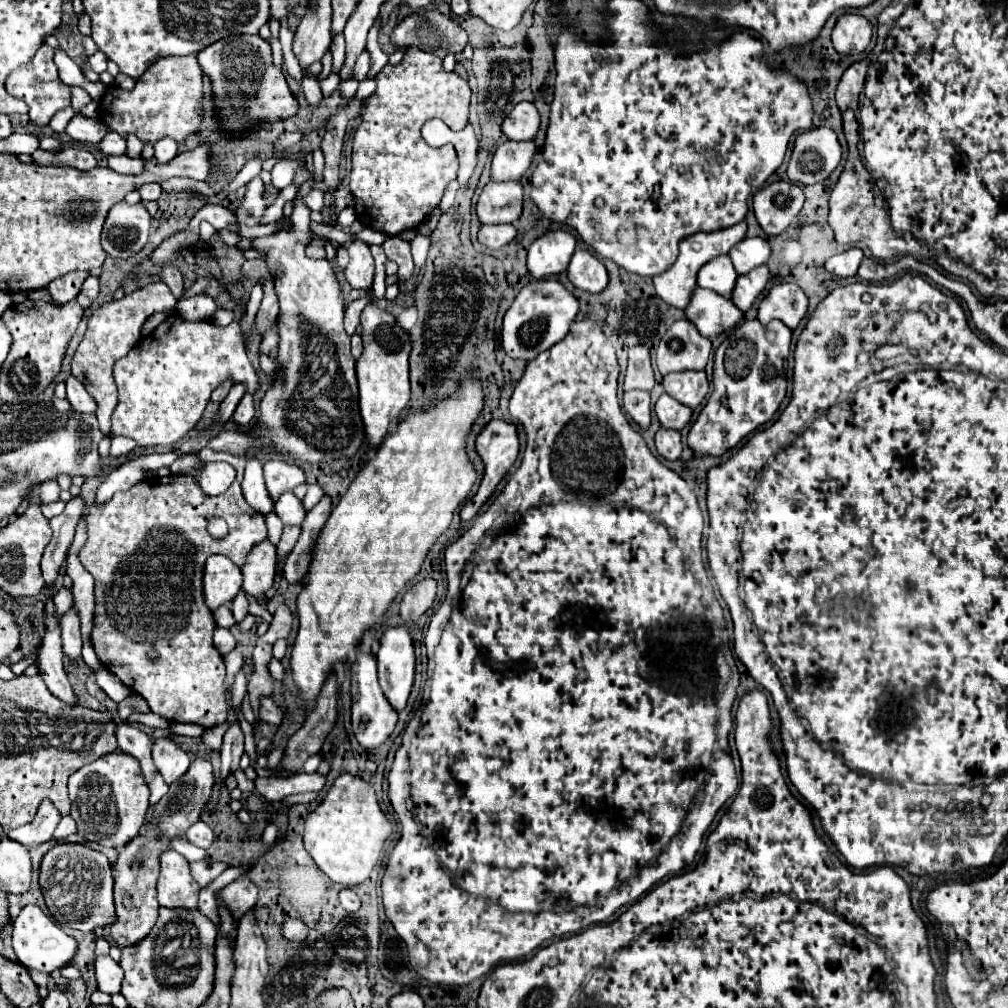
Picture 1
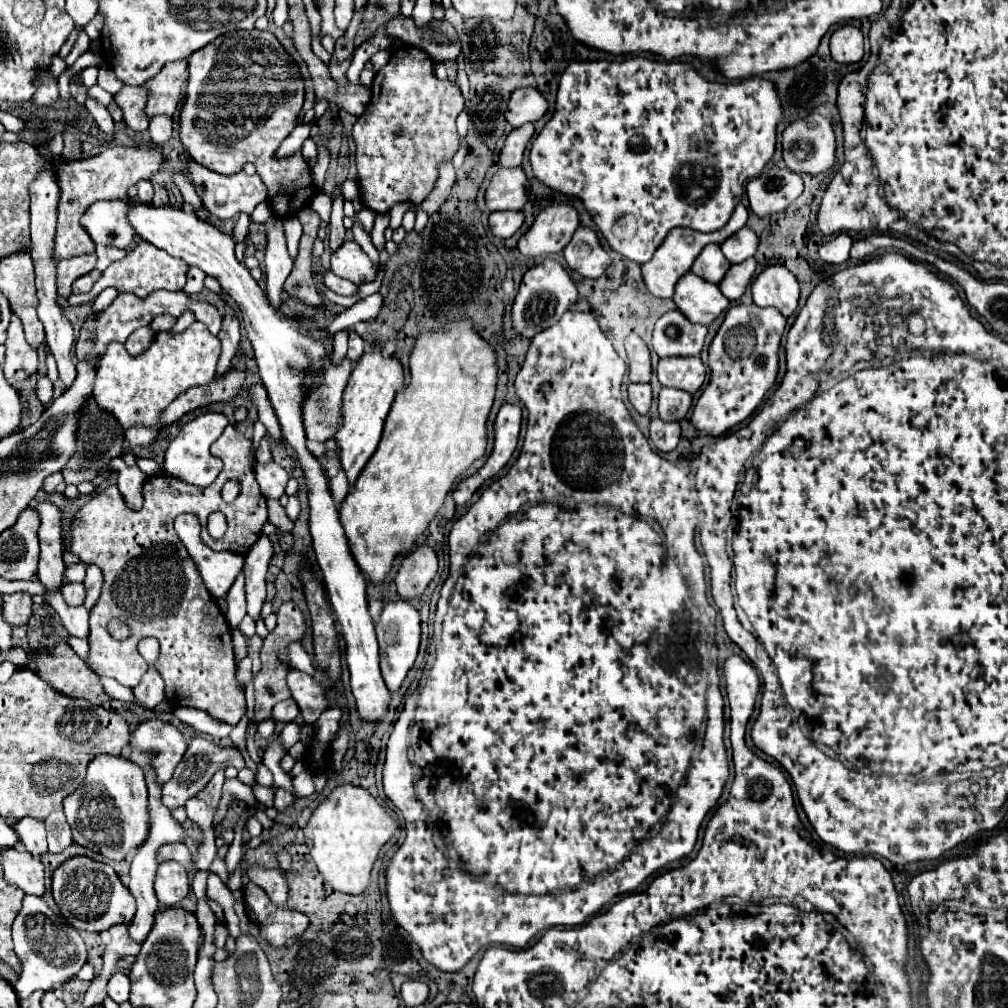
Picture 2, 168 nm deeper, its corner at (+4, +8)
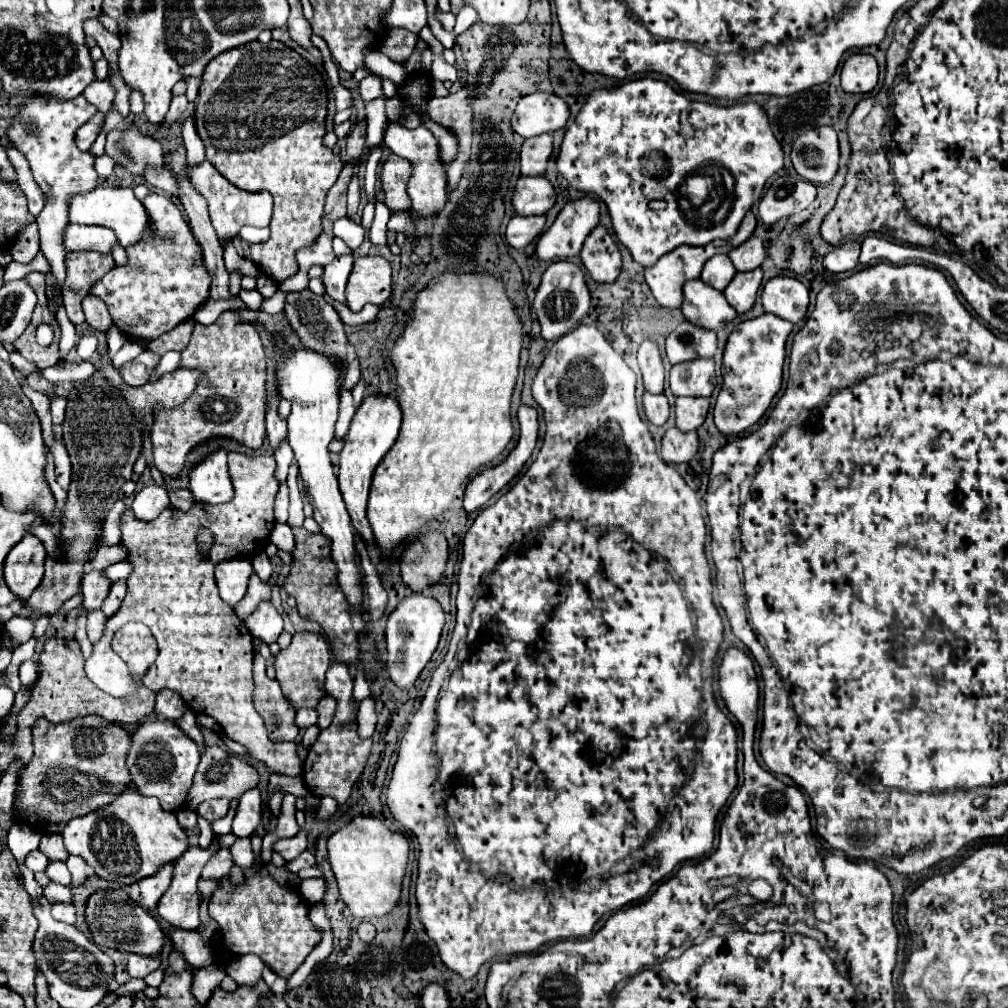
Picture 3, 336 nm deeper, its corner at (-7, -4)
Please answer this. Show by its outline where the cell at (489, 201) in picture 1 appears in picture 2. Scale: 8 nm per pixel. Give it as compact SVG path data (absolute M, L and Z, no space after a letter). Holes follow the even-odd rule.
M499 168L487 188L489 210L521 210L529 196L529 180L523 168Z

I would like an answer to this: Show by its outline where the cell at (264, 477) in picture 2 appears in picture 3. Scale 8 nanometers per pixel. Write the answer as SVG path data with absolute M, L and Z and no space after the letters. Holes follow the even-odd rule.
M288 444L280 446L278 450L274 450L274 458L276 458L276 472L274 472L274 478L278 484L284 484L286 482L286 476L288 476L288 468L290 464L294 462L294 454L292 454L292 448Z

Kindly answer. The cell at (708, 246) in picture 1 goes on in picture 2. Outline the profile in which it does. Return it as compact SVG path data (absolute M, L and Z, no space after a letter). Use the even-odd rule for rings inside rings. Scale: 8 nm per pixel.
M739 204L735 210L733 210L733 216L731 220L721 228L721 230L715 230L715 232L695 232L695 230L689 230L689 228L673 228L665 242L661 242L659 250L653 254L653 258L645 264L641 264L641 274L643 274L643 282L647 286L647 290L653 294L653 296L659 296L659 298L671 298L673 296L673 290L675 290L675 284L677 280L689 272L691 264L695 262L695 258L699 256L699 252L715 242L715 244L721 244L723 240L727 240L729 236L733 236L733 232L737 232L739 228L743 228L747 222L747 208L743 204Z

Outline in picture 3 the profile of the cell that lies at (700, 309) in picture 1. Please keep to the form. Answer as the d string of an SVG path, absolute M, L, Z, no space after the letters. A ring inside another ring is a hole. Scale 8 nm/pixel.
M688 280L684 284L682 314L694 326L718 330L736 318L736 310L726 302L724 294L704 284L702 280Z

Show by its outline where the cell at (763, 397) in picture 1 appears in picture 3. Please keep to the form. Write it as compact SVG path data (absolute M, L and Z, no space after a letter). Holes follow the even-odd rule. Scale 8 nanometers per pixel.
M762 314L758 318L740 322L730 334L724 348L724 384L714 406L714 424L724 436L738 436L750 430L770 408L774 396L782 386L782 366L786 360L786 340L792 324L774 316Z

